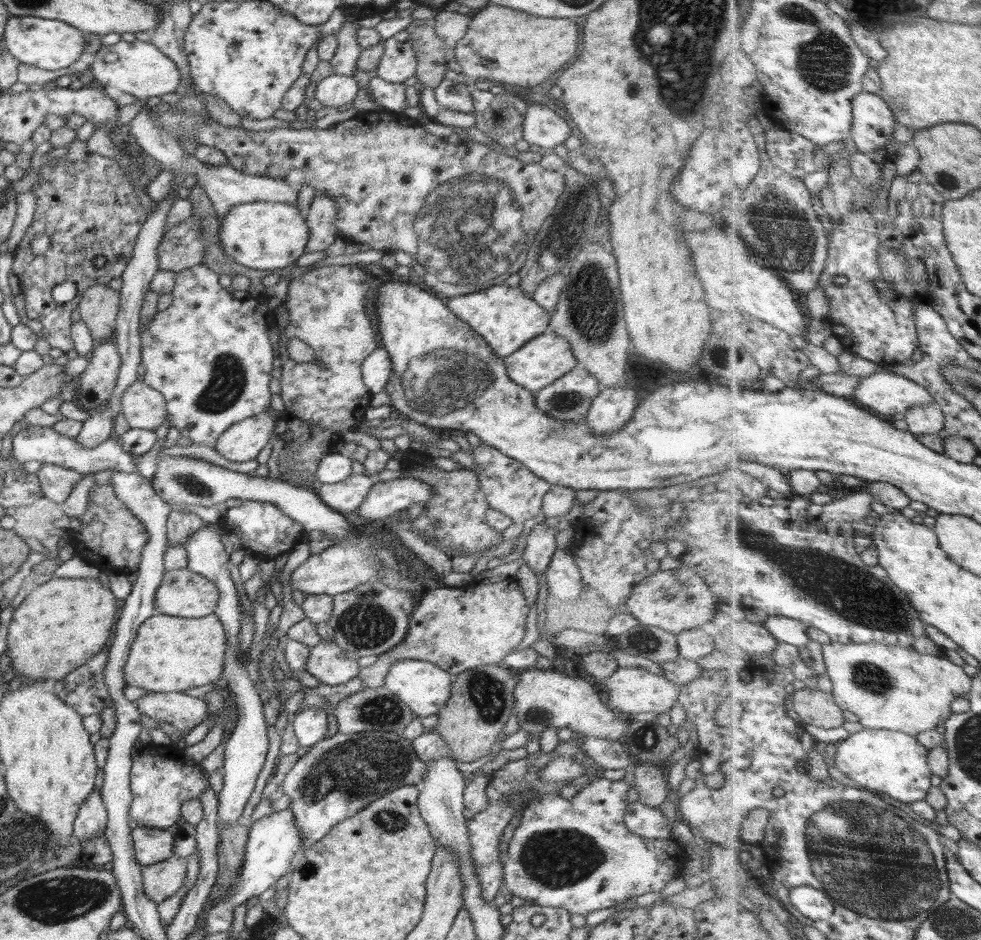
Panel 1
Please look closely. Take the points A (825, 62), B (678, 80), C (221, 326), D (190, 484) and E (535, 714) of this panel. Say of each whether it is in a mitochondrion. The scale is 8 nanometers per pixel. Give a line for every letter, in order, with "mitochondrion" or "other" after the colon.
A: mitochondrion
B: mitochondrion
C: other
D: mitochondrion
E: mitochondrion

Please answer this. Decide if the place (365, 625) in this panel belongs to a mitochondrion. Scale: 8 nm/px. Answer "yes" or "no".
yes

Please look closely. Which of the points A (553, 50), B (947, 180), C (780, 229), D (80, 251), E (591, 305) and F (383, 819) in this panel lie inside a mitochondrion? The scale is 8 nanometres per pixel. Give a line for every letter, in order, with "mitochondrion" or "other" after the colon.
A: other
B: mitochondrion
C: mitochondrion
D: mitochondrion
E: mitochondrion
F: mitochondrion

